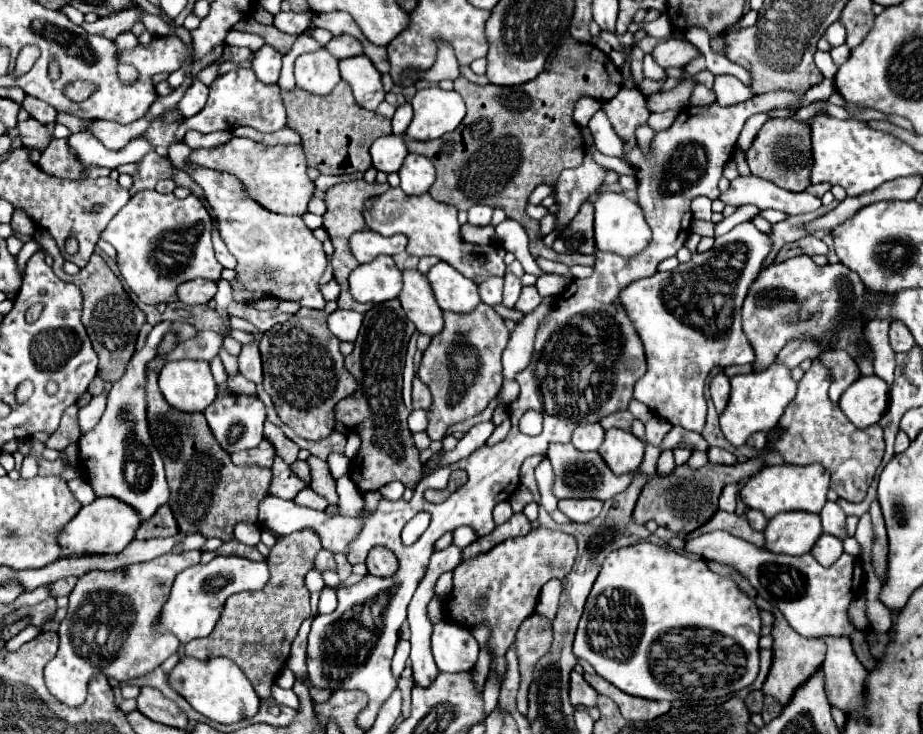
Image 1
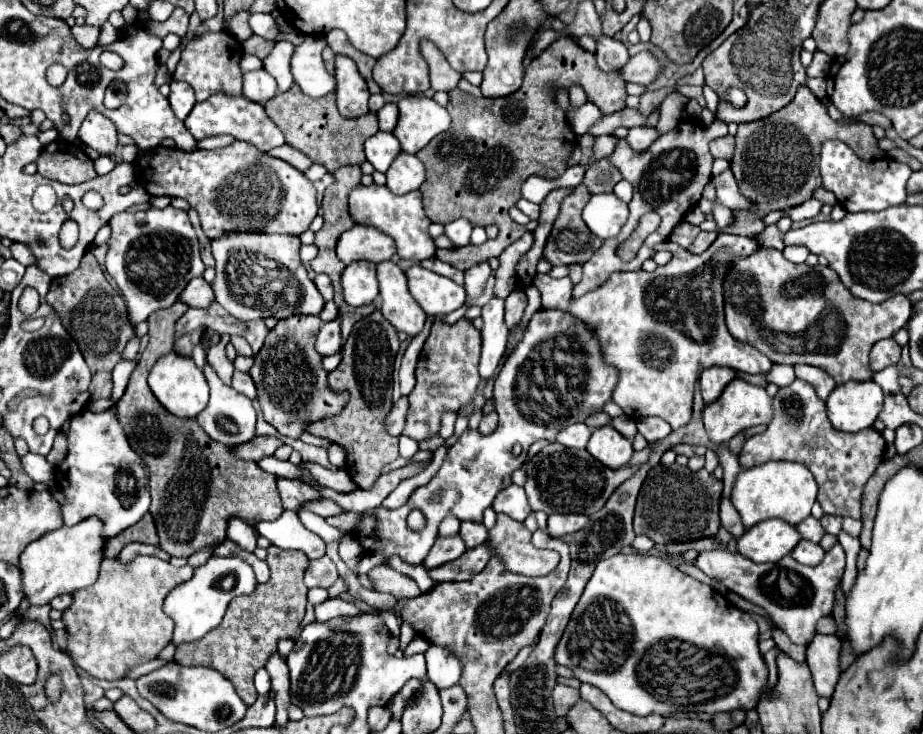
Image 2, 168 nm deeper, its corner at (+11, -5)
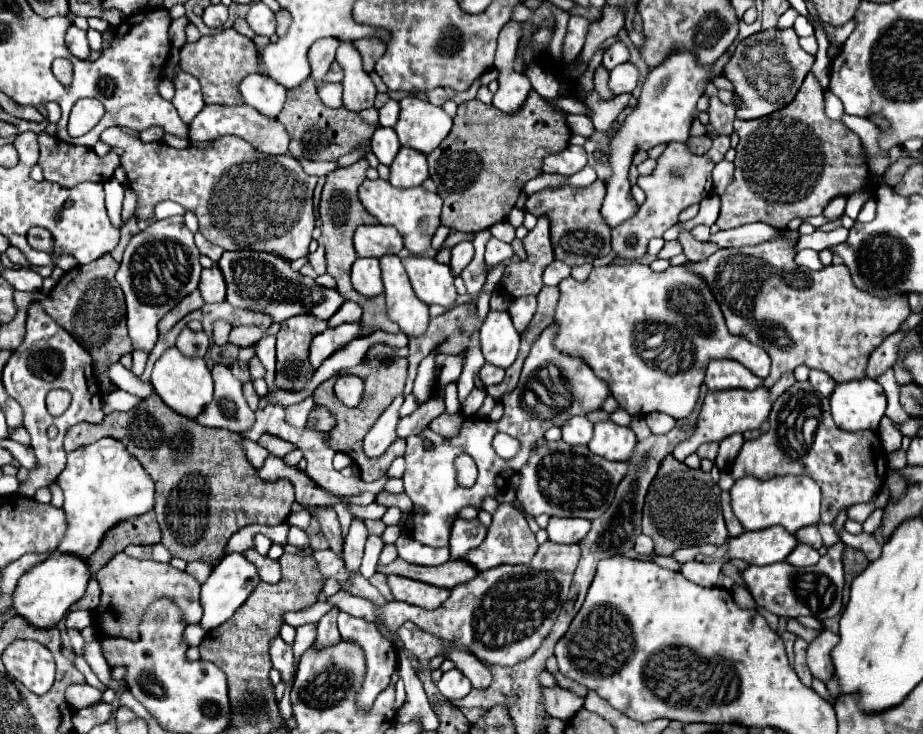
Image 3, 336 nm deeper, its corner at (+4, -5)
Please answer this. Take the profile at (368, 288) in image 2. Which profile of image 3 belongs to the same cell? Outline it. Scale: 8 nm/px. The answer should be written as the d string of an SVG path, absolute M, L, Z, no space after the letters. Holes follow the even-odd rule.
M357 258L351 270L351 282L359 294L367 298L379 296L383 292L379 260L377 258Z

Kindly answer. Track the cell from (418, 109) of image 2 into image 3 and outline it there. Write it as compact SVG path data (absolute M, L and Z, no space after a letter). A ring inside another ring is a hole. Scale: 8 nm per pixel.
M407 96L399 104L401 114L395 124L395 132L401 146L409 146L423 154L429 154L451 132L453 120L443 112L443 108L419 100L417 96Z

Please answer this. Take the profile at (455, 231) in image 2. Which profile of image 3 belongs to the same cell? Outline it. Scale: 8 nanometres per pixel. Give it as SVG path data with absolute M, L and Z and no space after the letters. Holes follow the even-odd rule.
M461 242L461 244L457 244L451 250L451 264L449 264L449 268L451 268L453 276L461 276L461 272L473 260L473 254L475 254L475 250L473 250L473 244L471 242Z

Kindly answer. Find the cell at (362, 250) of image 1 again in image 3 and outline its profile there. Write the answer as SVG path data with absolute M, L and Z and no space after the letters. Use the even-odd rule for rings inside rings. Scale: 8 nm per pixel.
M359 226L355 230L355 250L359 258L381 258L385 254L399 254L403 238L393 226Z

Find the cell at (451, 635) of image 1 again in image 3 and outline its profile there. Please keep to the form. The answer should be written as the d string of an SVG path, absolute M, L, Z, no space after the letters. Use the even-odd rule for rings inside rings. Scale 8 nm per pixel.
M449 670L441 676L441 680L437 682L439 692L445 696L445 700L453 702L459 698L465 698L471 692L471 682L467 676L461 674L461 670Z

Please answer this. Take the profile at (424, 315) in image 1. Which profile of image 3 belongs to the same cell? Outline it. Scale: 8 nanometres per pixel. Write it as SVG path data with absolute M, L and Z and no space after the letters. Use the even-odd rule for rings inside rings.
M385 254L381 258L381 274L387 296L387 316L397 322L407 336L421 336L429 324L429 306L415 298L399 256Z

